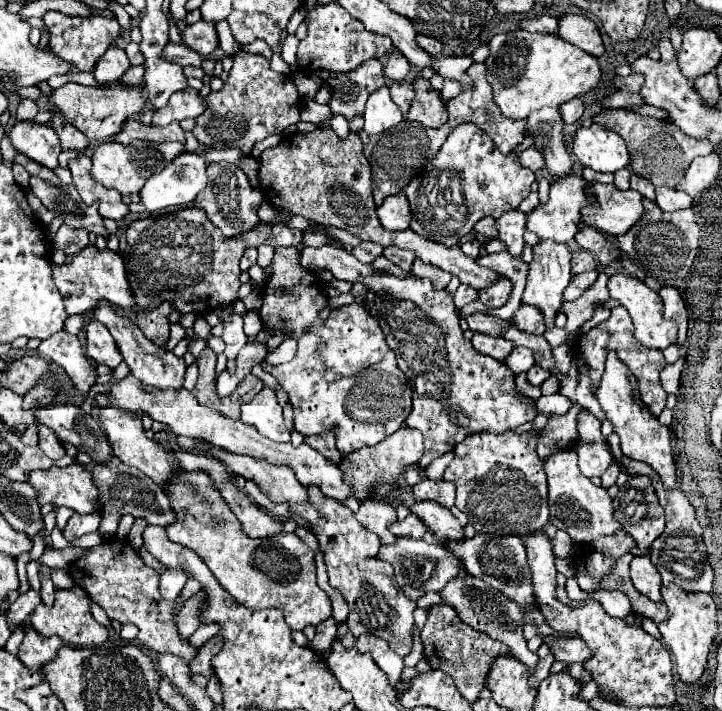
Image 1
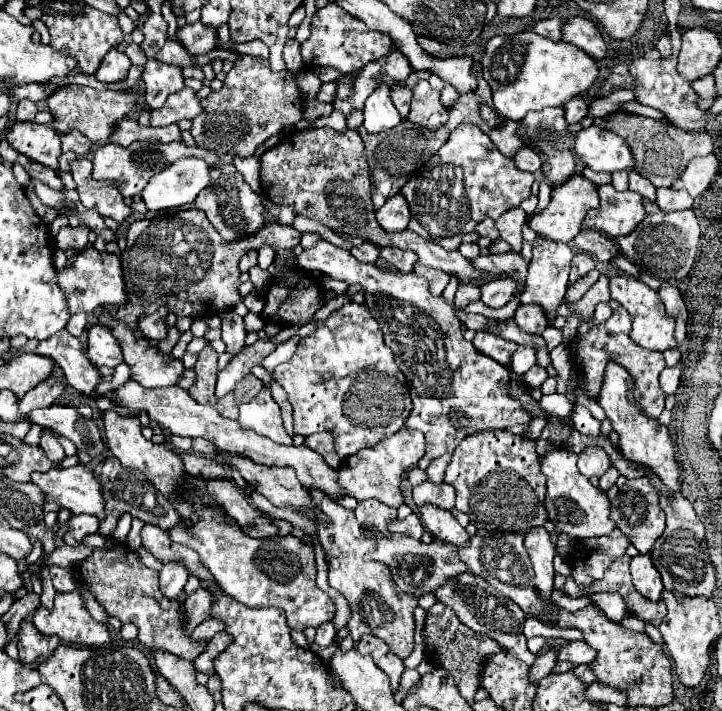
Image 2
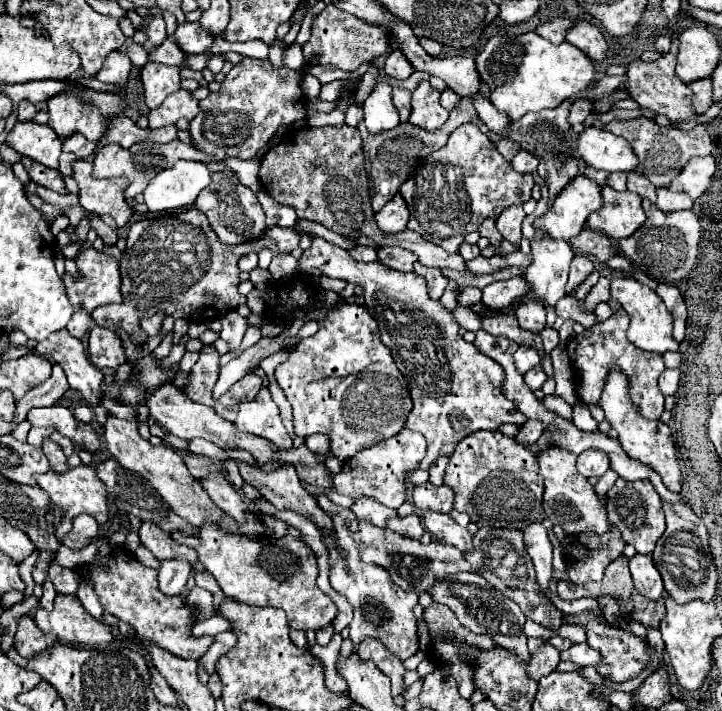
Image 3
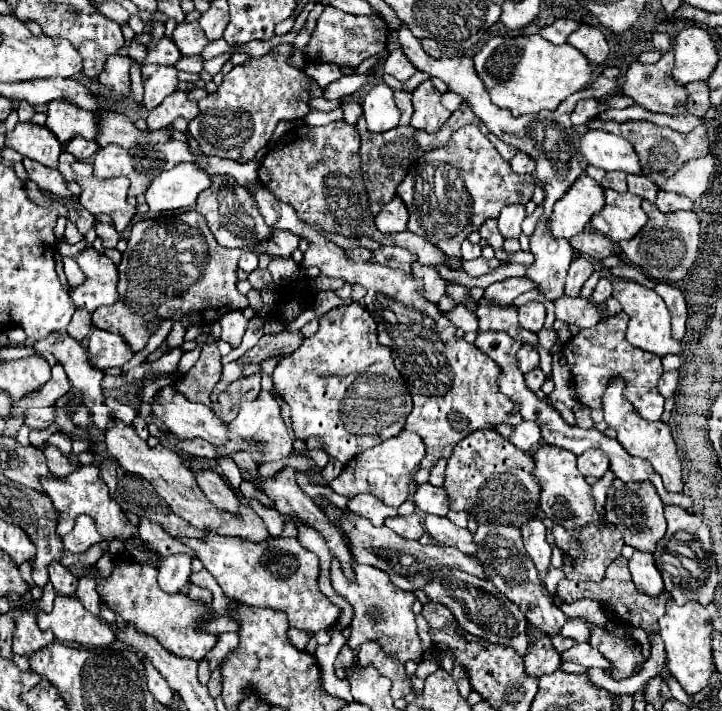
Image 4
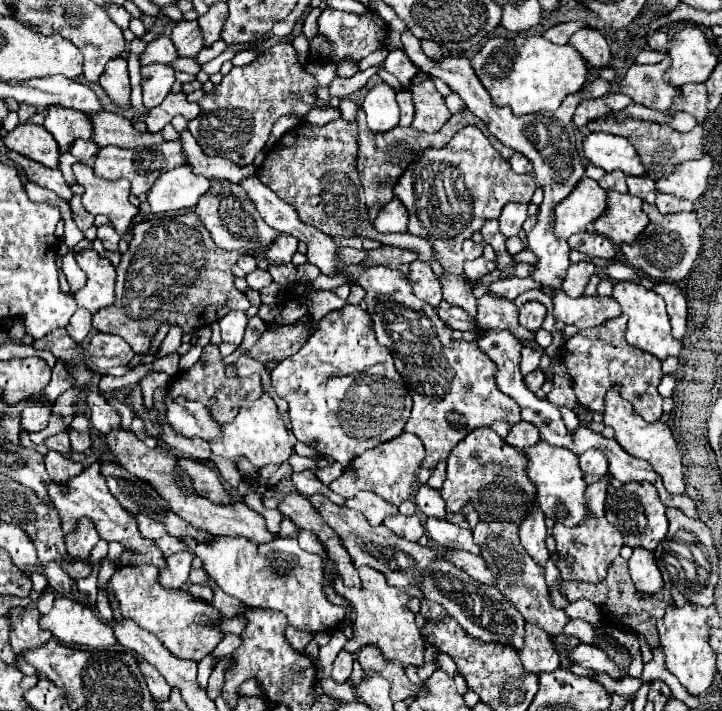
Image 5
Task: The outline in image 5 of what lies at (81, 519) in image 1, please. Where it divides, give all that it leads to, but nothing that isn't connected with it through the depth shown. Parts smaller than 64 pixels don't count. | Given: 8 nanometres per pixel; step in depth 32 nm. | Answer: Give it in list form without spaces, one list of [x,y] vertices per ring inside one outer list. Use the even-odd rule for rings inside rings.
[[[80,520],[80,522],[78,522],[78,530],[66,536],[68,554],[70,554],[74,560],[90,562],[90,552],[92,552],[92,548],[98,544],[98,540],[100,540],[100,536],[98,536],[96,528],[92,528],[90,520]]]

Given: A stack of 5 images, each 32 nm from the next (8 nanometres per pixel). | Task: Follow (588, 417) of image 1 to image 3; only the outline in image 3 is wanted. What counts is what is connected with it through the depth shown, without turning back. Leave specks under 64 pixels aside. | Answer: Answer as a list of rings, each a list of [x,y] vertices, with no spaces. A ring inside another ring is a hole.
[[[576,404],[574,406],[574,426],[580,430],[596,430],[598,424],[596,420],[590,416],[590,410],[586,404]],[[586,450],[578,456],[578,470],[588,478],[588,476],[602,476],[610,468],[608,456],[600,450]]]

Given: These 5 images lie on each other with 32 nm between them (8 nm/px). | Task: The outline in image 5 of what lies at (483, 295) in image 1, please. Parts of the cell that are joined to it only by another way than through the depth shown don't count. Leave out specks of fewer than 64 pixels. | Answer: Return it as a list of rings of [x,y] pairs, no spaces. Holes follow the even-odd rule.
[[[502,278],[502,280],[496,280],[490,284],[488,288],[488,294],[492,296],[502,296],[502,298],[508,298],[508,300],[514,300],[516,296],[520,296],[522,292],[528,292],[528,290],[540,290],[540,284],[536,284],[536,280],[532,278]]]

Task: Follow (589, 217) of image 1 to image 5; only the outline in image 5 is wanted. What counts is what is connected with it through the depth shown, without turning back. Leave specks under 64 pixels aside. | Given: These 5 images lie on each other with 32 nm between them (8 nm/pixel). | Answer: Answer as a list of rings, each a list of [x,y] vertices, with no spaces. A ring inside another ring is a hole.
[[[608,192],[608,208],[592,226],[600,236],[616,244],[632,244],[648,226],[648,216],[642,212],[638,196]]]

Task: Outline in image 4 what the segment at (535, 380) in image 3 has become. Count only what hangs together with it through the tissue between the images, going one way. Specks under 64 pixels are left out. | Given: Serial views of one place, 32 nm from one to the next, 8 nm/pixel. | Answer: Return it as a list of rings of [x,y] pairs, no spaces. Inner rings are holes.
[[[540,368],[528,372],[524,378],[526,378],[526,384],[528,384],[528,388],[530,388],[532,392],[538,392],[540,386],[544,384],[544,380],[546,380],[546,376],[544,376],[544,372],[542,372]]]

